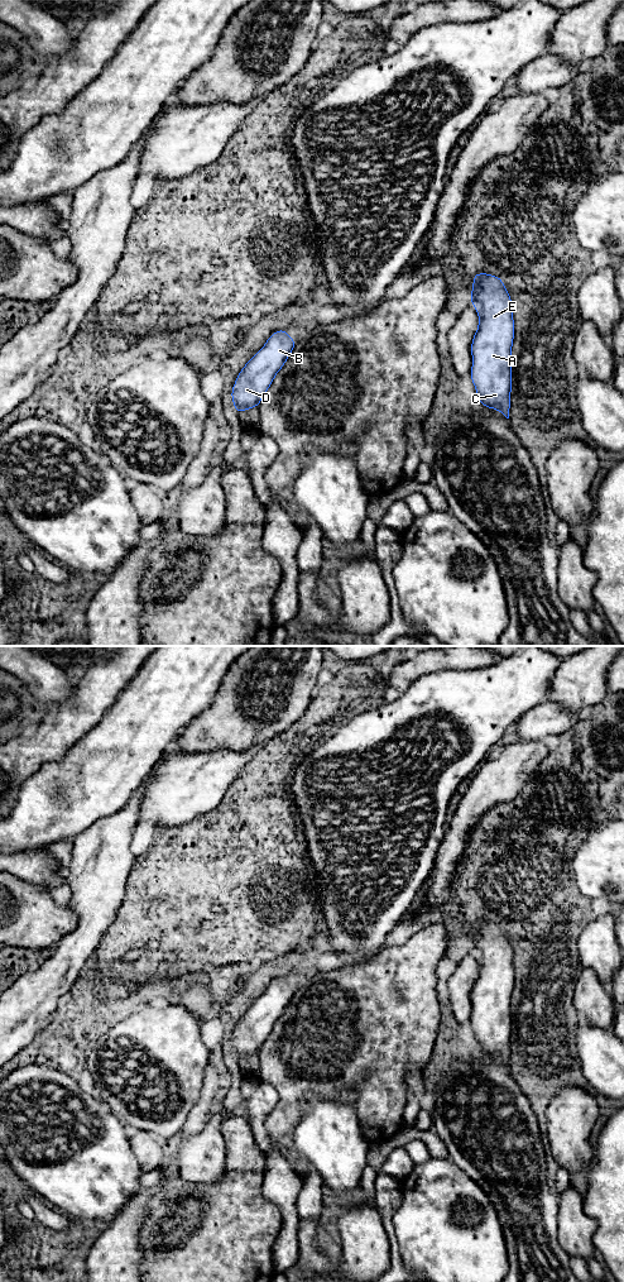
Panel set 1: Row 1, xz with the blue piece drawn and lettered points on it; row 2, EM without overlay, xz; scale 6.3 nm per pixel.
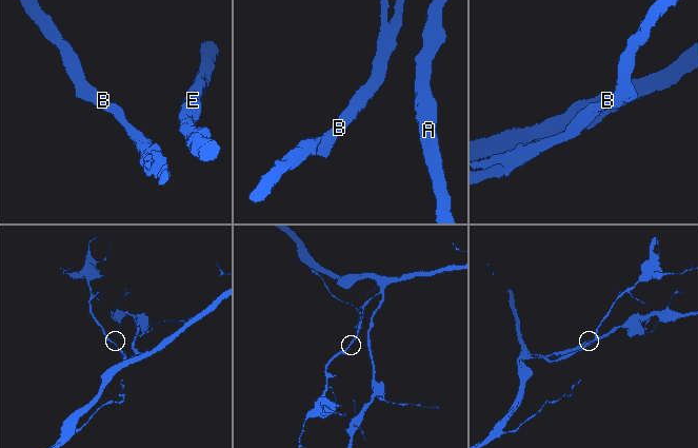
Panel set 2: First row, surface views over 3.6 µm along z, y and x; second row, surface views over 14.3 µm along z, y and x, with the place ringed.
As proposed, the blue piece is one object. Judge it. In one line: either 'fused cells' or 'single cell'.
single cell

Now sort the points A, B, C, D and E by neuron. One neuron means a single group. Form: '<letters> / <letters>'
A B C D E

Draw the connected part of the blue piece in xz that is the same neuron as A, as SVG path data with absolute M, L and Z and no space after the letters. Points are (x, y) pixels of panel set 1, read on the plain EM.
M477 920L472 923L472 927L470 948L479 961L479 975L471 990L472 1015L470 1023L480 1051L499 1057L509 1066L512 991L514 987L513 951L501 925L488 920Z

